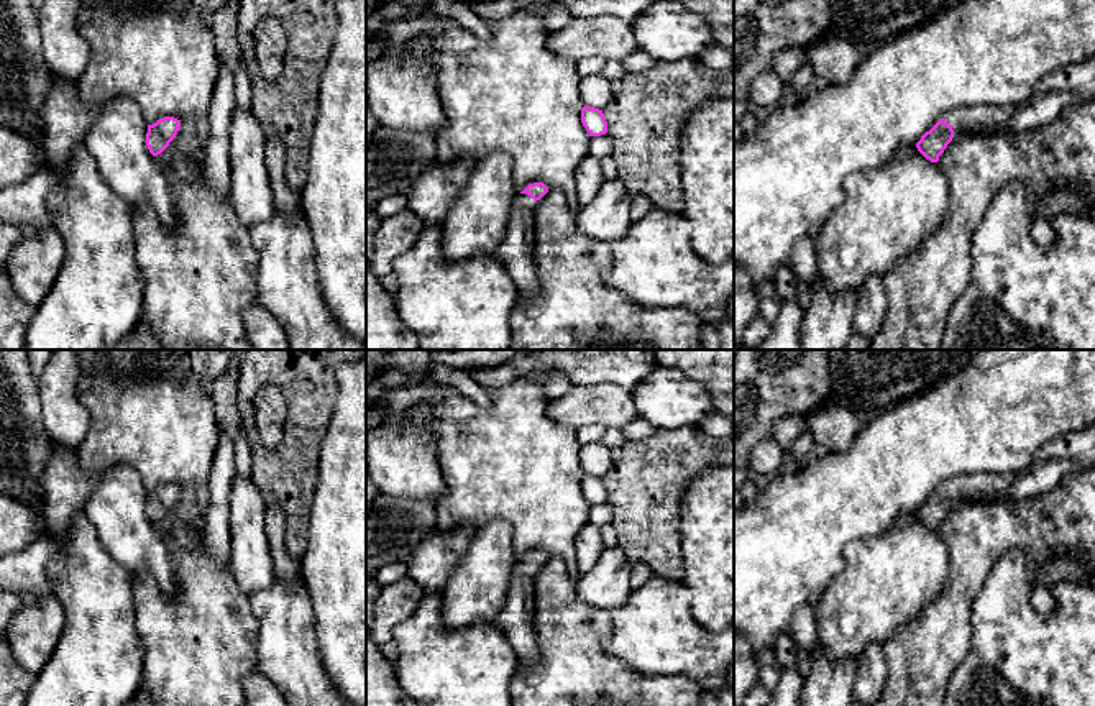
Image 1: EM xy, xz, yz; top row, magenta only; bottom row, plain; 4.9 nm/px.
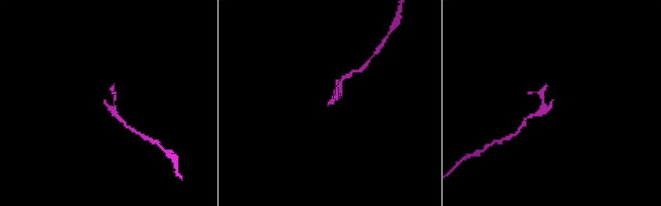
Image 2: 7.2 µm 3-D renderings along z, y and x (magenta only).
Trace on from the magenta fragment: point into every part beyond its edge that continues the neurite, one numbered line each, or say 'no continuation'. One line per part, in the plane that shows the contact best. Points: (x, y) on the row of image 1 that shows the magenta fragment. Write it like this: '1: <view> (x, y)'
1: xz (516, 252)

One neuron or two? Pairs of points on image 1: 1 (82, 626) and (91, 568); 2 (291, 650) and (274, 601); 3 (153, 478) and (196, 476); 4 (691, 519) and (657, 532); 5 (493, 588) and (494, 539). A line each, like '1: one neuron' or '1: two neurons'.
1: one neuron
2: one neuron
3: one neuron
4: two neurons
5: one neuron

